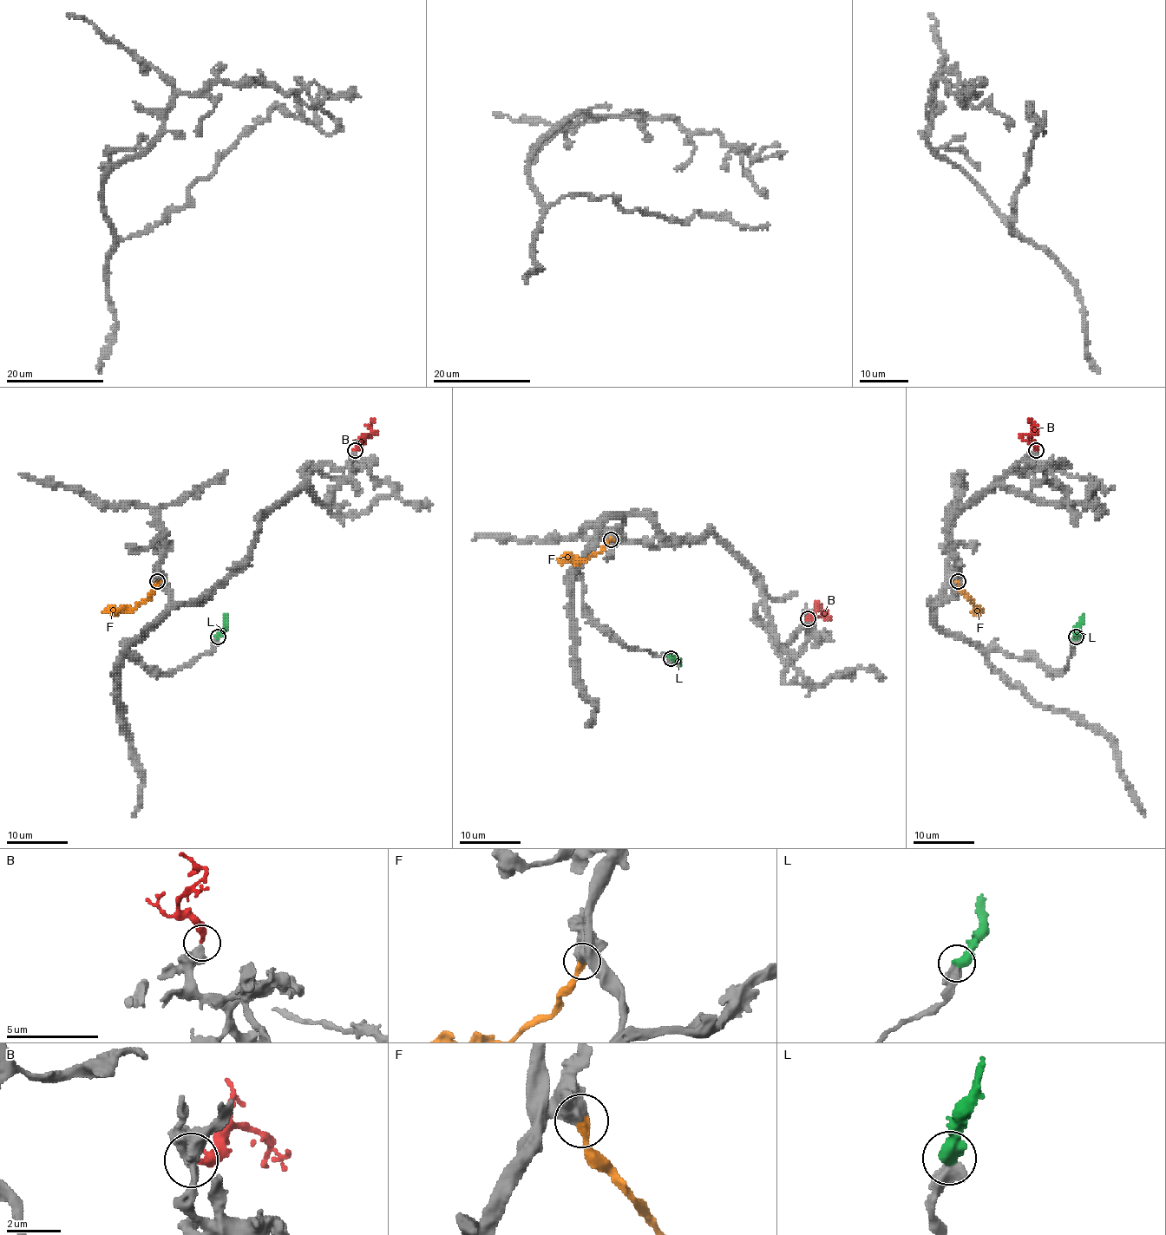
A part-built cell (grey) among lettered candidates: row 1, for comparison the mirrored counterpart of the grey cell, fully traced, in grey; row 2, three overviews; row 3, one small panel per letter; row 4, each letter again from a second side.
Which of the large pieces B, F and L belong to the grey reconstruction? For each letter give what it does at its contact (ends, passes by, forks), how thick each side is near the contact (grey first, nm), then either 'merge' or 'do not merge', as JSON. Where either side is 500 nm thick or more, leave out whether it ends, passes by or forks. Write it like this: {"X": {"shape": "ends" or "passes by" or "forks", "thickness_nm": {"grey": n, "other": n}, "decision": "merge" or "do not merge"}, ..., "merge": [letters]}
{"B": {"thickness_nm": {"grey": 550, "other": 240}, "decision": "do not merge"}, "F": {"thickness_nm": {"grey": 650, "other": 380}, "decision": "merge"}, "L": {"thickness_nm": {"grey": 600, "other": 550}, "decision": "merge"}, "merge": ["F", "L"]}

